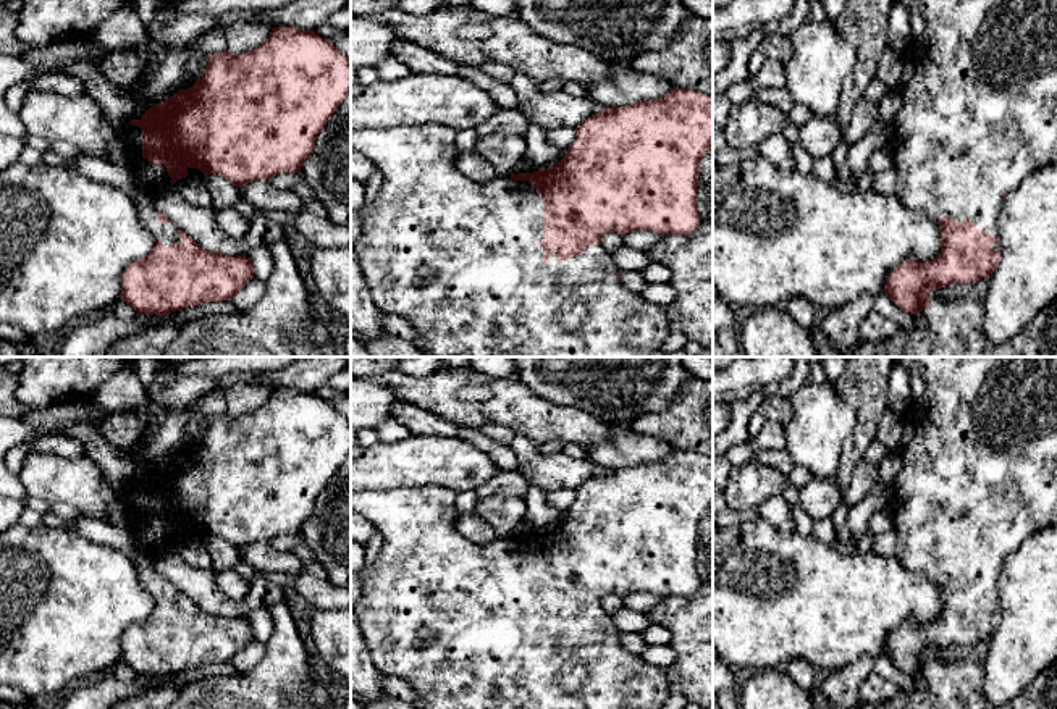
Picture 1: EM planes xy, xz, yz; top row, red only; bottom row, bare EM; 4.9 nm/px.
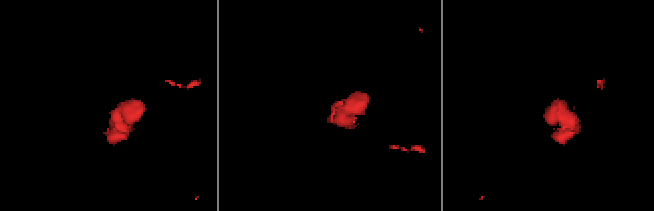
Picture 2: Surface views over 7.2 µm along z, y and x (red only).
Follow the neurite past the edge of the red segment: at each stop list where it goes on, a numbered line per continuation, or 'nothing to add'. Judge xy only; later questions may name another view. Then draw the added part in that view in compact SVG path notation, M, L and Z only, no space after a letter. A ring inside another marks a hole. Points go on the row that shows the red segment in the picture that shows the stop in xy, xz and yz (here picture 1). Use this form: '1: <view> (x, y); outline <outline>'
1: xy (80, 121); outline M31 90L26 94L18 116L26 134L63 141L78 147L84 155L105 160L107 147L120 141L131 155L128 168L133 173L136 194L131 197L141 221L158 237L163 247L179 244L181 236L175 223L160 223L154 207L155 194L170 182L168 168L150 165L142 157L142 128L129 121L118 131L105 118L97 100L86 92L66 97L52 90Z

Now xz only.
1: xz (459, 260); outline M423 123L423 124L412 124L412 126L393 126L385 129L372 129L372 128L362 128L362 129L352 129L351 131L351 149L359 150L364 153L375 168L381 173L381 189L378 197L372 203L364 203L362 207L362 234L357 242L351 244L359 268L364 275L364 279L367 283L367 287L370 291L372 300L378 307L380 312L386 315L394 315L404 318L409 325L412 325L422 342L423 342L423 352L427 357L651 357L653 354L663 350L663 344L669 336L669 320L666 315L666 307L650 302L643 297L643 294L634 292L622 286L619 283L617 273L619 268L613 260L613 254L609 254L601 244L600 245L590 245L580 257L577 258L564 258L561 263L556 262L556 254L550 254L550 262L543 262L543 247L538 244L538 241L543 237L543 195L537 192L537 189L528 181L514 181L511 174L504 176L495 176L493 179L486 182L478 182L465 178L456 170L456 131L436 123Z

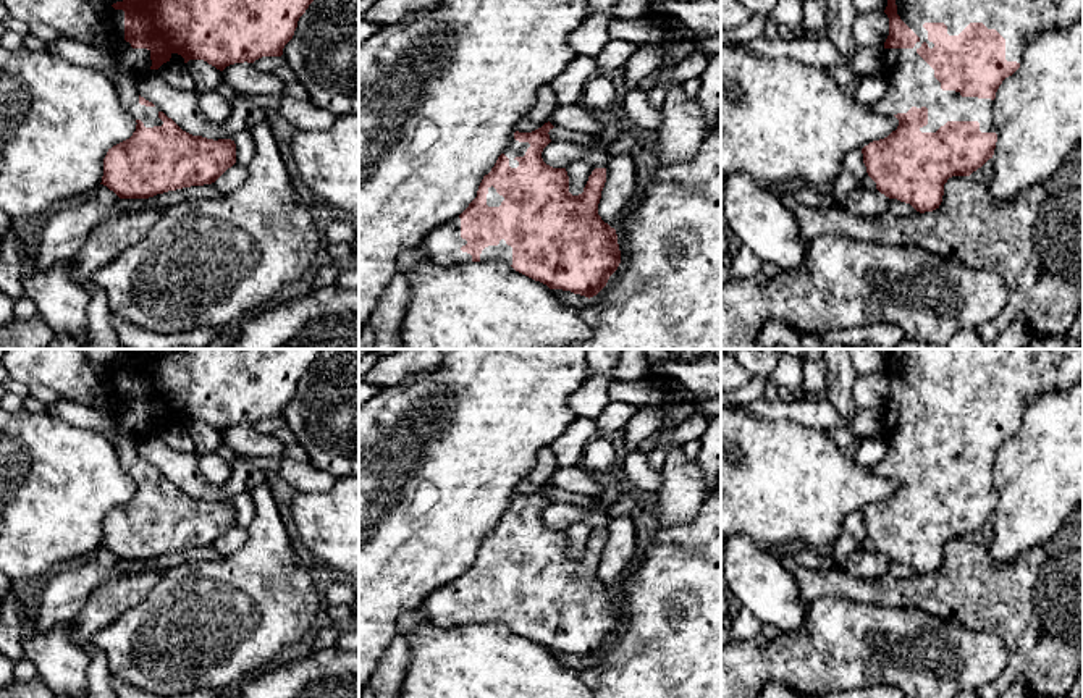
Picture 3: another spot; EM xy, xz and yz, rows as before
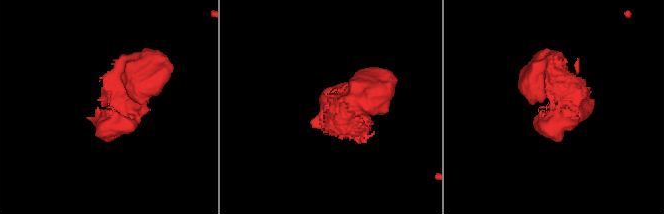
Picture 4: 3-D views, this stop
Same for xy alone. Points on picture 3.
1: xy (75, 20); outline M2 0L8 16L27 24L47 24L63 37L91 47L94 47L92 31L95 27L102 29L105 34L102 50L113 58L110 81L123 107L145 128L162 126L160 110L139 103L137 82L152 66L150 50L133 48L124 40L124 11L112 6L116 2L123 0L110 0L103 5L95 5L91 0Z

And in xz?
1: xz (513, 149); outline M511 134L508 137L503 153L509 158L509 166L511 168L517 168L519 166L519 162L516 158L517 157L524 157L529 147L530 147L529 142L516 141L514 134Z

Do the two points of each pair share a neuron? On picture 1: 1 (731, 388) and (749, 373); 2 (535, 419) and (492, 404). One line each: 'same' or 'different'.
1: same
2: same

